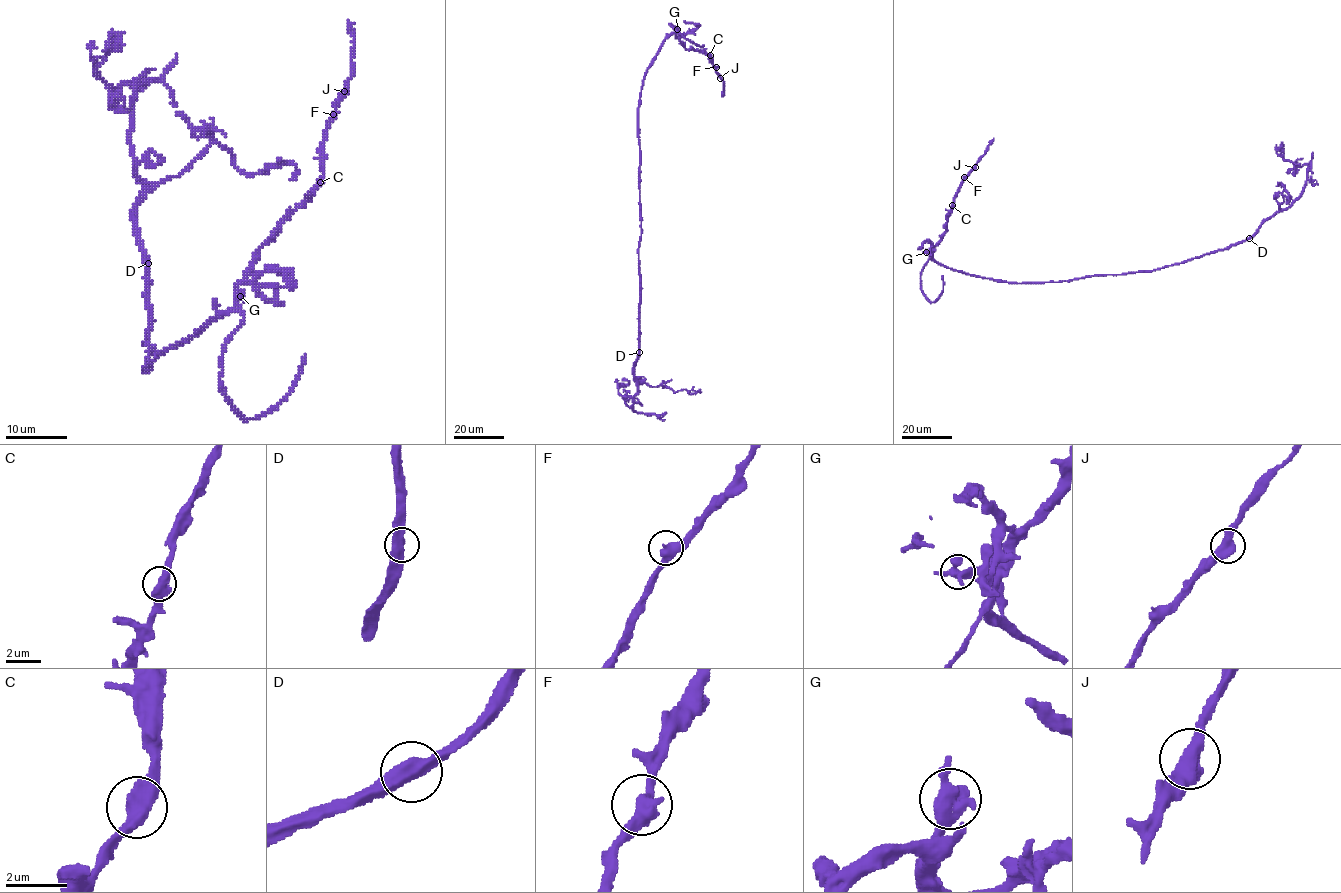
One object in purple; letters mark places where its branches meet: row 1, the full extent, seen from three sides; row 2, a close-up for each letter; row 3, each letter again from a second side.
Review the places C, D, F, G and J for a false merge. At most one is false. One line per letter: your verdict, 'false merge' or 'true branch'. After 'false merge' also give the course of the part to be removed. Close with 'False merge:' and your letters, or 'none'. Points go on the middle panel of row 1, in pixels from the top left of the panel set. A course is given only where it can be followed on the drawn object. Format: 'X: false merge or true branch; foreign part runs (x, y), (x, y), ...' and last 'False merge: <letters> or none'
C: true branch
D: true branch
F: true branch
G: true branch
J: true branch
False merge: none

